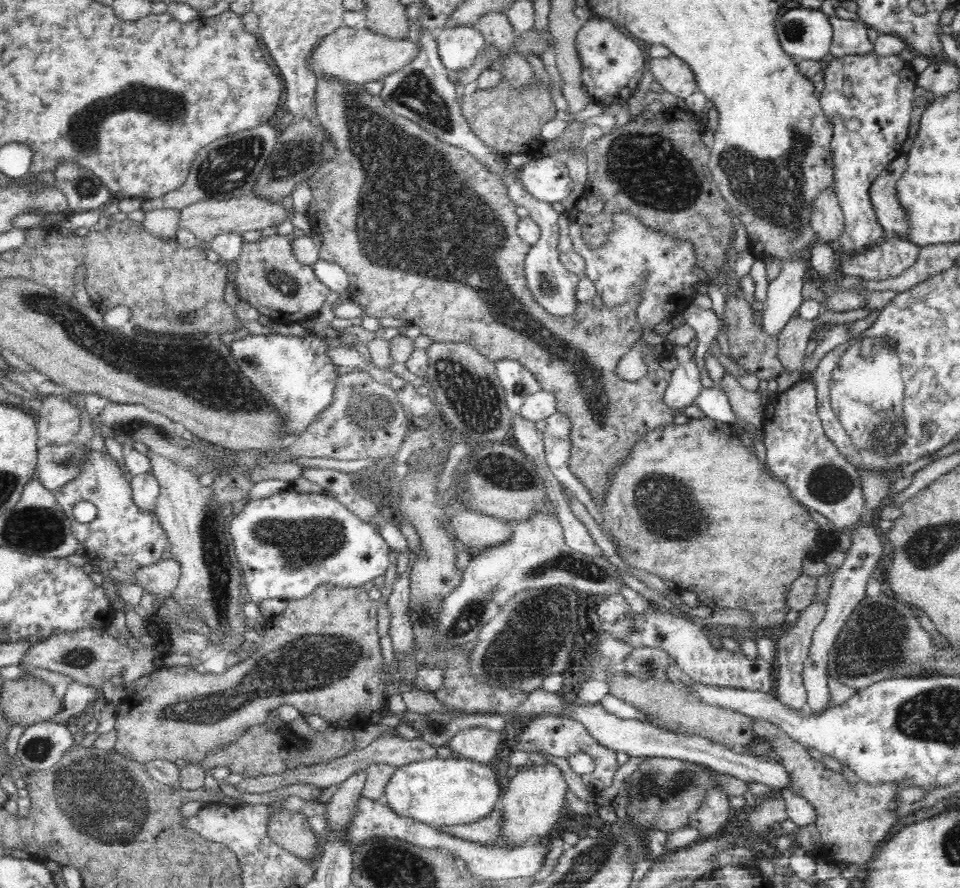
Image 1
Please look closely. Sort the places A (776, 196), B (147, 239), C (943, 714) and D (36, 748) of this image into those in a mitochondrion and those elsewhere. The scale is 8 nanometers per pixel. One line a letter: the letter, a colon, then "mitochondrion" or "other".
A: mitochondrion
B: other
C: mitochondrion
D: mitochondrion

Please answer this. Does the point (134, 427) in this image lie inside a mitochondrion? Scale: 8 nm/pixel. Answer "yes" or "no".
yes

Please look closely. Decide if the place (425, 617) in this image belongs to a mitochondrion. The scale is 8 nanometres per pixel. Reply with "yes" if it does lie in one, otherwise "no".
yes

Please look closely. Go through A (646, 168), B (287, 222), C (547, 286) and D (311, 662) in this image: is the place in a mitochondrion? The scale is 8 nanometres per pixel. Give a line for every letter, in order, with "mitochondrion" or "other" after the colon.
A: mitochondrion
B: other
C: mitochondrion
D: mitochondrion

